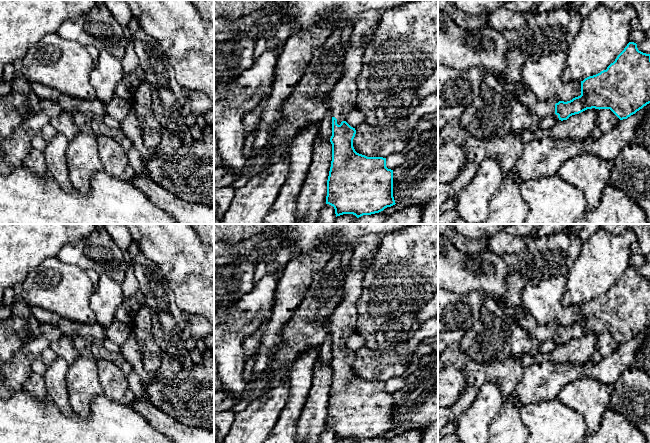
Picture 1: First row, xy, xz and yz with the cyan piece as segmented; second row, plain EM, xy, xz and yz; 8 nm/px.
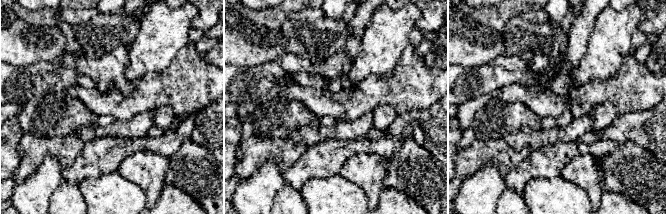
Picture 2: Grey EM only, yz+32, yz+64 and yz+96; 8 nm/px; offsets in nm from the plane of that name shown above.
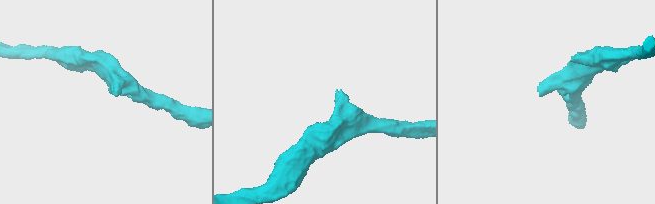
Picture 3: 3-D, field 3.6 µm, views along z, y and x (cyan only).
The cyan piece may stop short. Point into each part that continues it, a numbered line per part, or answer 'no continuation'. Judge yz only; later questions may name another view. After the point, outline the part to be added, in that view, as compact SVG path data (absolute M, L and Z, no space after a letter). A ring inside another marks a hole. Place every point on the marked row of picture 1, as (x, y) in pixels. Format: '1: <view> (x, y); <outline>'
1: yz (542, 109); M530 90L524 94L506 93L506 95L518 100L528 111L541 119L553 115L559 120L558 115L555 114L555 104L559 102L558 100L540 101L536 94Z

